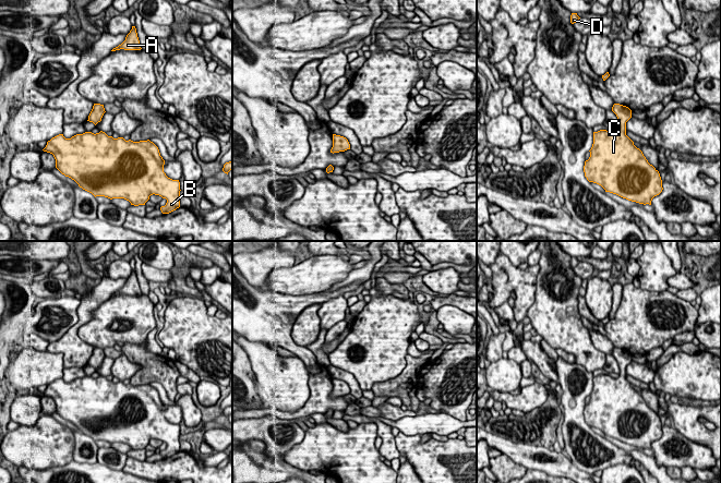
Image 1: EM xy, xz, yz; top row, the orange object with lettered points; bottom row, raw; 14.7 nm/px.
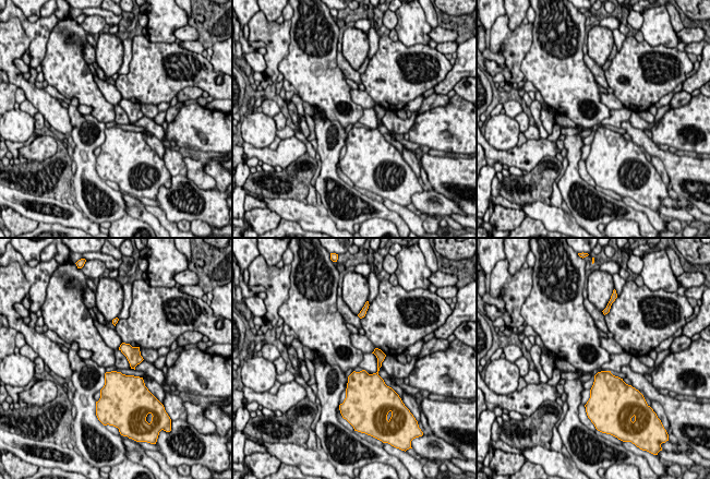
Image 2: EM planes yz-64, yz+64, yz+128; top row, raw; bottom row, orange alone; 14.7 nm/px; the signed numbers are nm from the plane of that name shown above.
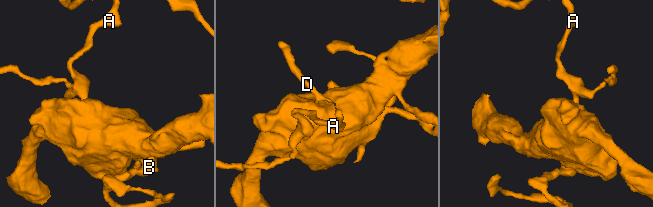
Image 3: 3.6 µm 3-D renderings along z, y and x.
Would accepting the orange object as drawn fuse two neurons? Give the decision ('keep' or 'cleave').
keep

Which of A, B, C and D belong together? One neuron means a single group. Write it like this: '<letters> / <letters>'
A B C D

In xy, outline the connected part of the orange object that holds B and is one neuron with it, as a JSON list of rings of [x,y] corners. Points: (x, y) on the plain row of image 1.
[[[103,375],[71,383],[59,378],[43,395],[53,399],[62,419],[95,442],[124,443],[139,450],[155,438],[167,444],[163,458],[180,451],[180,426],[166,420],[165,404],[149,384],[113,383]]]

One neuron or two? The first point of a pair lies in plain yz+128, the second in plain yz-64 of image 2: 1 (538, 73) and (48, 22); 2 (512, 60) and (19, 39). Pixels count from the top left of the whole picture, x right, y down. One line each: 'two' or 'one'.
1: two
2: two

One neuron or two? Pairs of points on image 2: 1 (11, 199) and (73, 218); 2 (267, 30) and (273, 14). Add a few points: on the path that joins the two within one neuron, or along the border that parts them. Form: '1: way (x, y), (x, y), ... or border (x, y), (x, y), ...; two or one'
1: way (26, 211), (58, 218); one
2: border (262, 11), (267, 20), (275, 21); two

